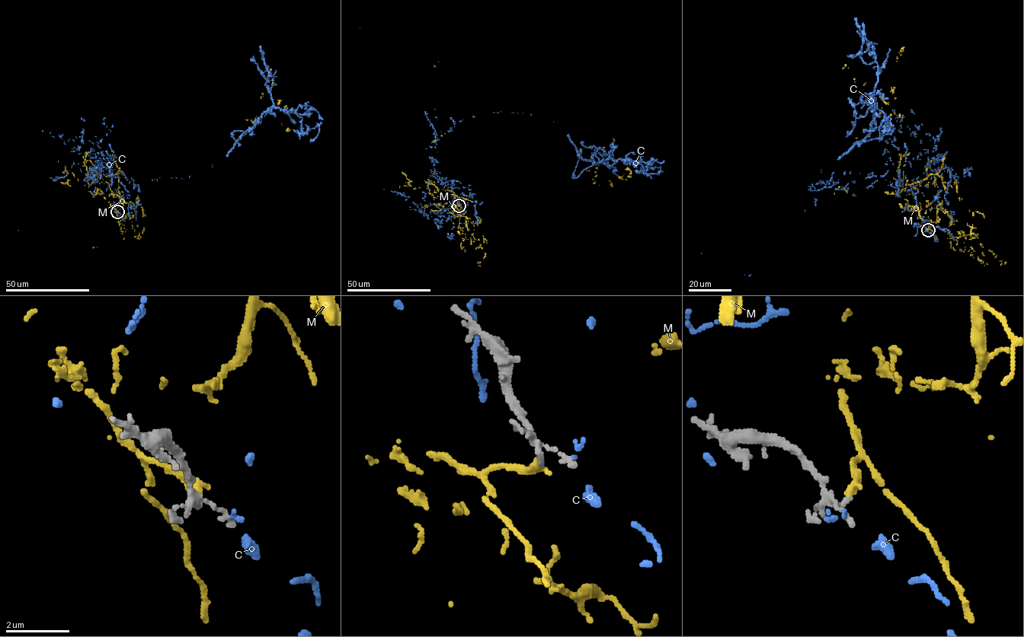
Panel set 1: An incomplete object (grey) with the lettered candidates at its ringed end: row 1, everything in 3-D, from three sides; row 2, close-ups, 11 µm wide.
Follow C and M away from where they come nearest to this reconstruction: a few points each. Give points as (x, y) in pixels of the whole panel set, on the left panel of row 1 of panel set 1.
C: (119, 212), (119, 177), (92, 170), (181, 178), (272, 108), (318, 125), (309, 141)
M: (117, 211), (101, 194), (102, 182), (106, 176), (94, 179), (88, 177), (92, 176), (99, 183), (18, 230)

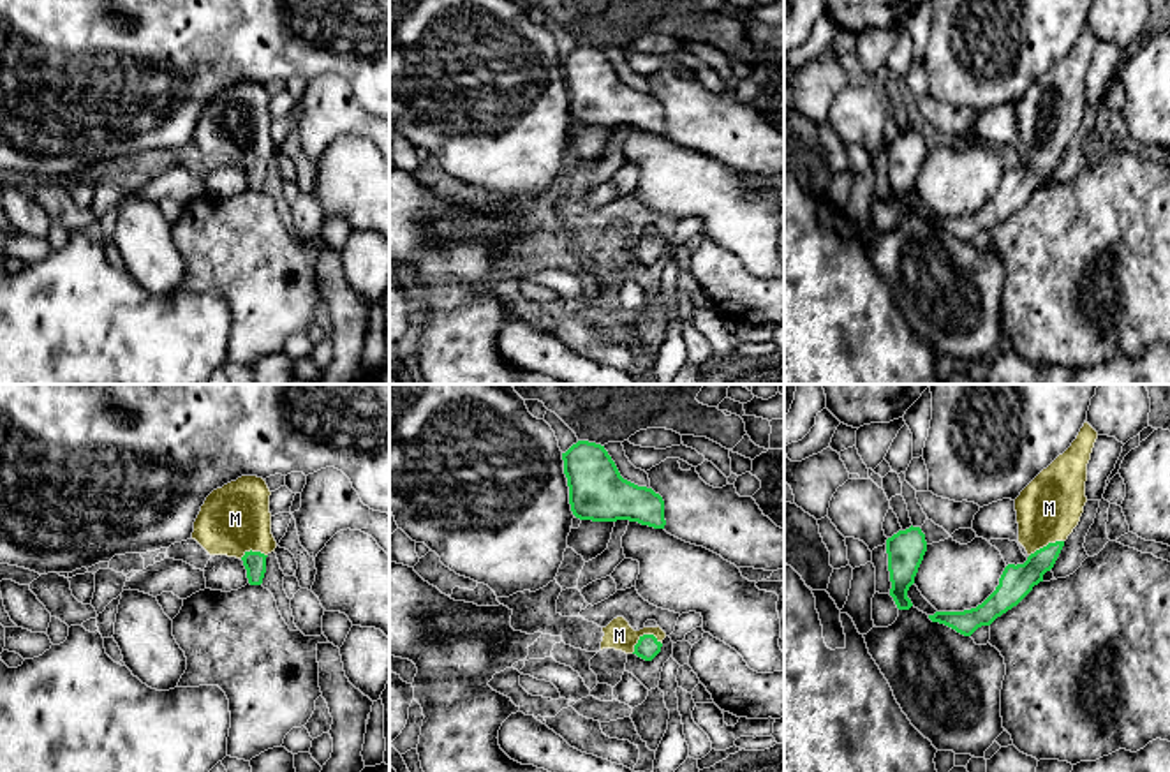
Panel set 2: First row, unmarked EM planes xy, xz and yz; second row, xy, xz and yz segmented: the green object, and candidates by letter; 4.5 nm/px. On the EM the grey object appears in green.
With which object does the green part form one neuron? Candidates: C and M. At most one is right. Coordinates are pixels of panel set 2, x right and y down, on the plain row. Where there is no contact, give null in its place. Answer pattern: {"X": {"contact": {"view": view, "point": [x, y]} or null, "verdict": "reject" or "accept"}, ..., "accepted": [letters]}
{"C": {"contact": null, "verdict": "reject"}, "M": {"contact": {"view": "xz", "point": [644, 240]}, "verdict": "accept"}, "accepted": ["M"]}

